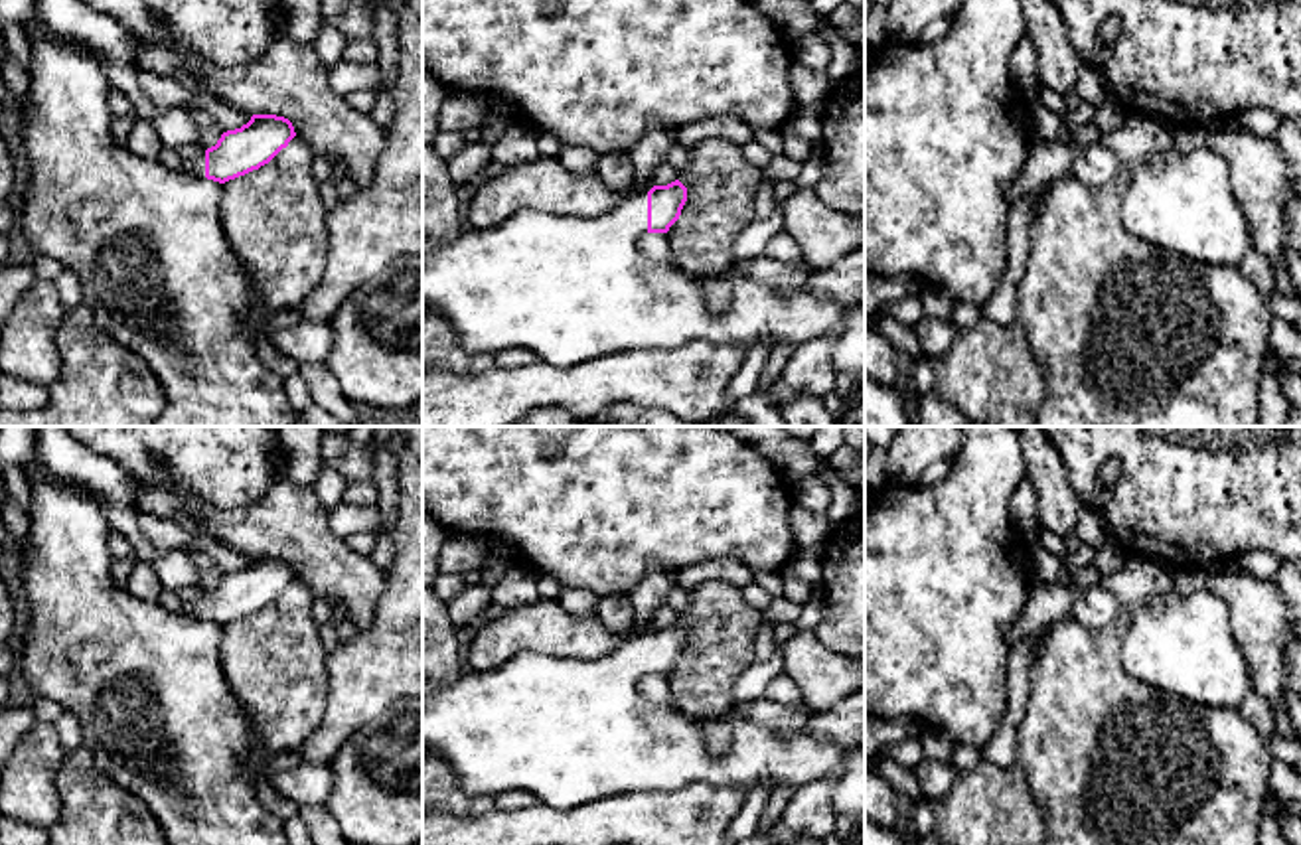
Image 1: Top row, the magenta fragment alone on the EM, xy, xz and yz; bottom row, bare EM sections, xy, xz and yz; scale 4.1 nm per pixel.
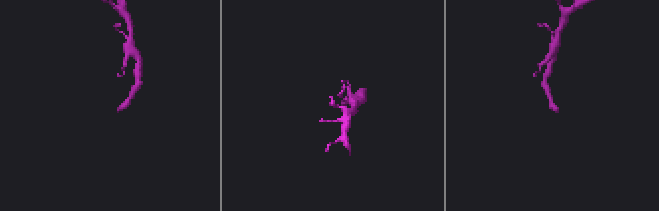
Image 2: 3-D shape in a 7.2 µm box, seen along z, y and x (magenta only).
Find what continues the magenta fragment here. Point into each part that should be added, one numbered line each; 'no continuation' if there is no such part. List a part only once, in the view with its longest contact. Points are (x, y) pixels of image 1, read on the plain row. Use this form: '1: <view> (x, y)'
1: xz (571, 731)

